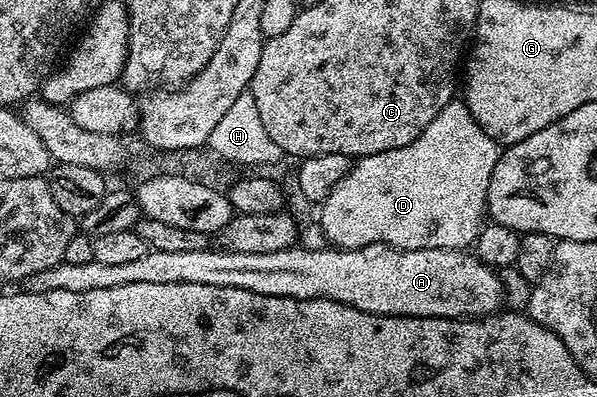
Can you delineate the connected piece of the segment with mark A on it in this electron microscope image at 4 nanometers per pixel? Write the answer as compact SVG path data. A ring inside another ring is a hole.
M369 242L358 250L337 248L307 248L295 244L276 252L236 252L225 248L211 248L196 252L156 252L149 250L136 260L124 264L100 264L93 260L70 262L63 260L42 272L21 279L25 293L92 292L96 288L116 288L120 284L216 284L216 288L244 288L264 296L281 298L327 298L348 304L360 312L400 316L401 318L464 318L473 320L487 317L504 302L502 279L491 267L485 266L473 253L466 250L397 250L387 242Z

